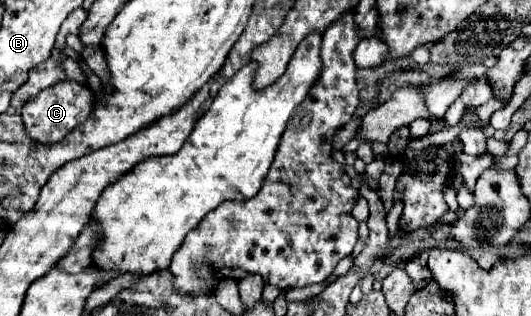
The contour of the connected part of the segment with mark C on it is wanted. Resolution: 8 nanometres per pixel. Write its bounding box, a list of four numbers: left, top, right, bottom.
[21,81,95,143]

